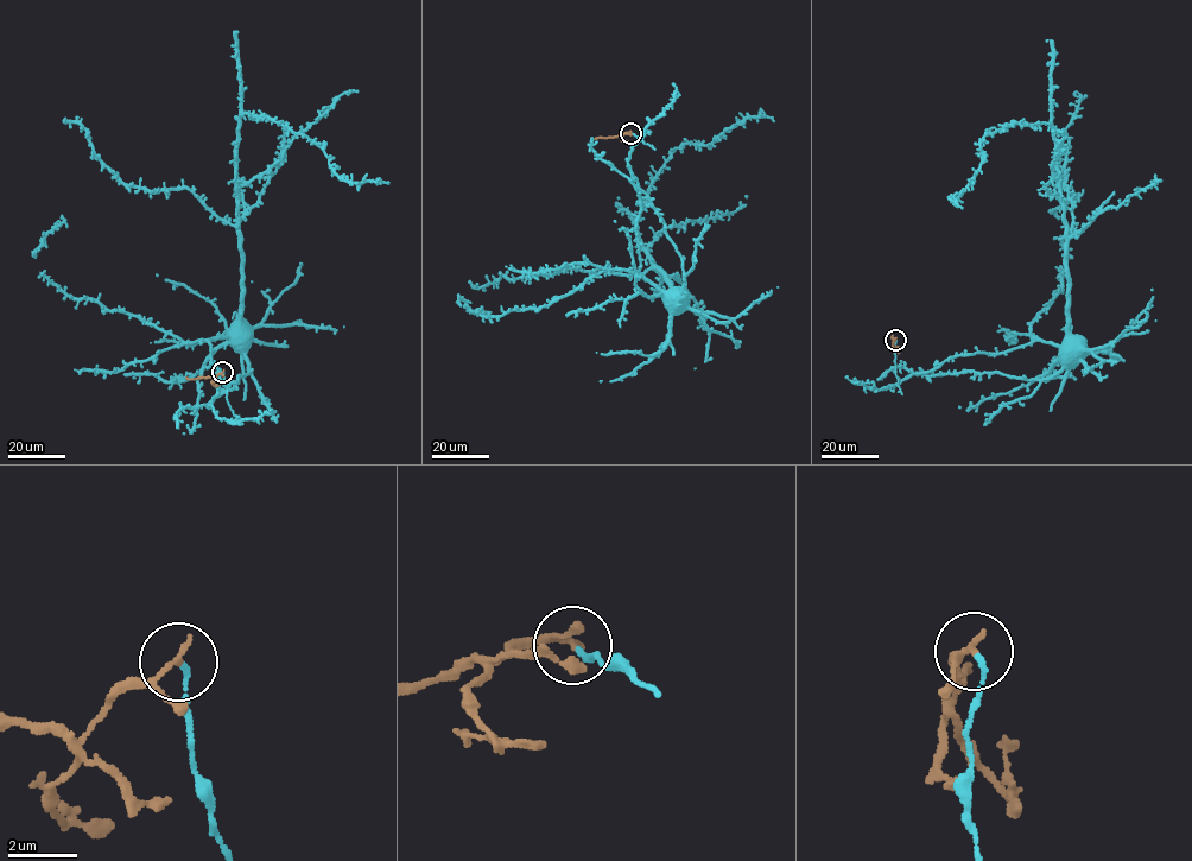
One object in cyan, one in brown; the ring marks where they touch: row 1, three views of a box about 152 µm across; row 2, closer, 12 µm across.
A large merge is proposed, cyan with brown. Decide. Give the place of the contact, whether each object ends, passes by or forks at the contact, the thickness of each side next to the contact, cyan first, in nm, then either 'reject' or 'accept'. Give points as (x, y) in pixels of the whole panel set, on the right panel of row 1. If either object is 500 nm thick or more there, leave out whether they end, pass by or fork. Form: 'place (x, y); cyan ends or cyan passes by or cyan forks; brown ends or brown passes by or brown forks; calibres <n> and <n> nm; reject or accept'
place (895, 340); cyan ends; brown ends; calibres 140 and 200 nm; reject

